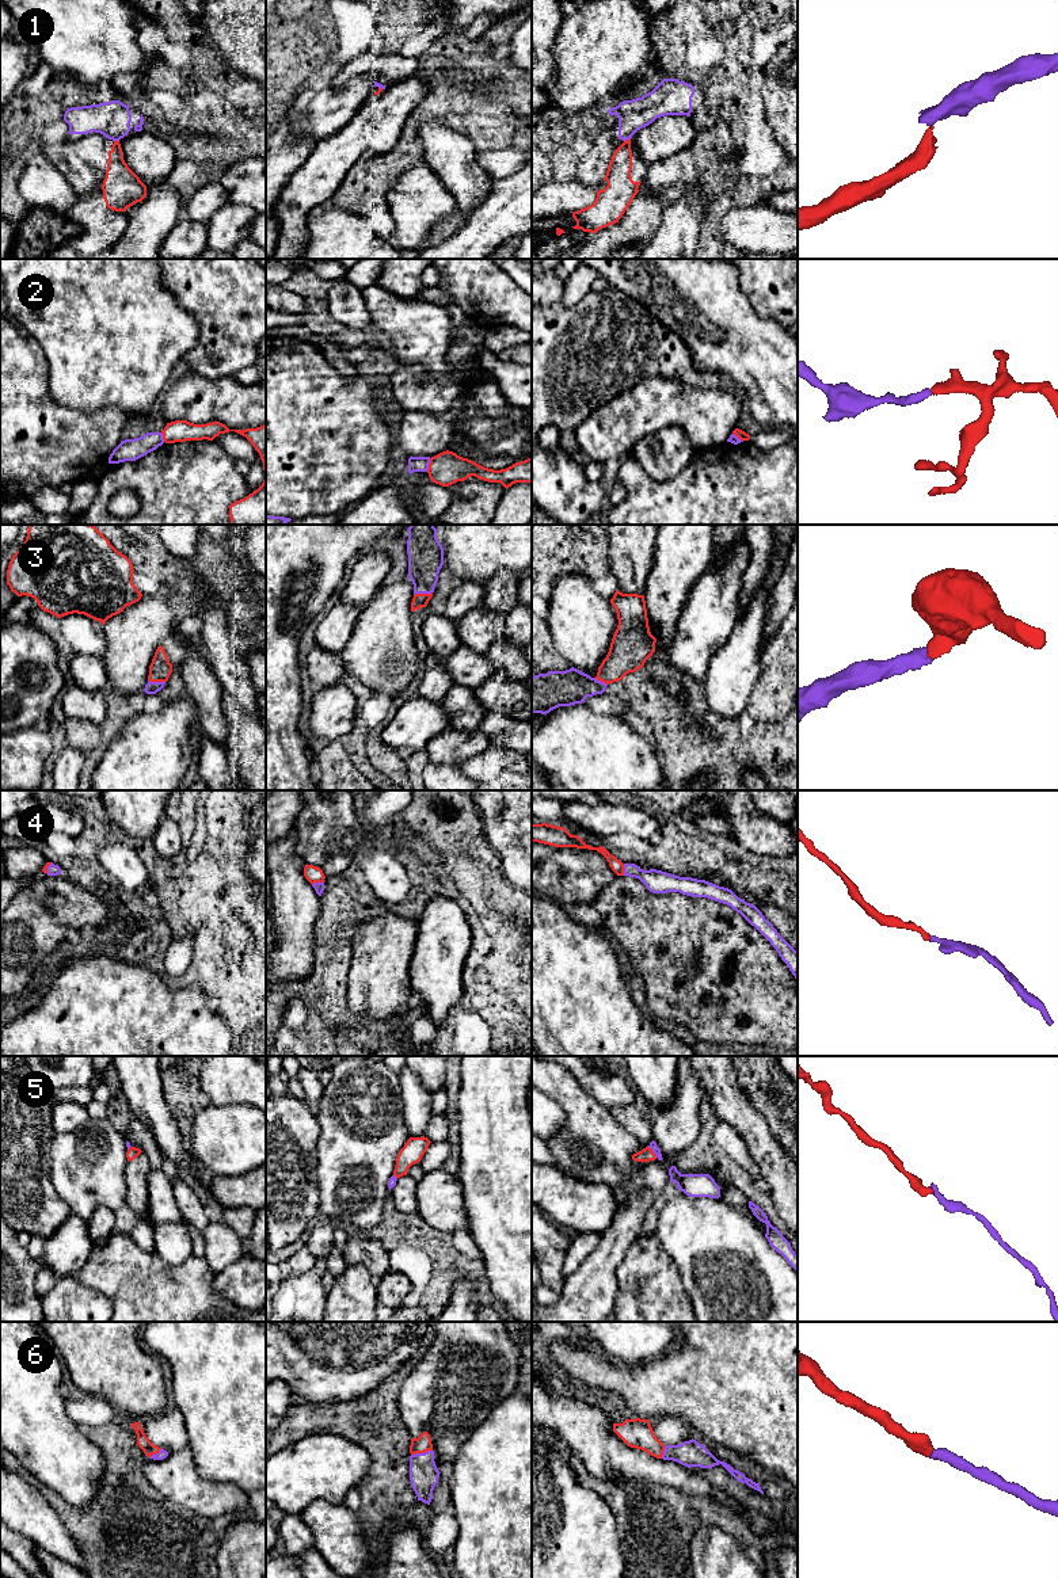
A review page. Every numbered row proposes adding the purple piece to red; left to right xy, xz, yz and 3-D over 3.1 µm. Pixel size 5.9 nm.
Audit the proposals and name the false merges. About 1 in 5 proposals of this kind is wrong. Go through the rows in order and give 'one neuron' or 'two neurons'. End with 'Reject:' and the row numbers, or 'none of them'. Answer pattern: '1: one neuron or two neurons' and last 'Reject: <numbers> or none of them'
1: two neurons
2: one neuron
3: one neuron
4: one neuron
5: one neuron
6: one neuron
Reject: 1

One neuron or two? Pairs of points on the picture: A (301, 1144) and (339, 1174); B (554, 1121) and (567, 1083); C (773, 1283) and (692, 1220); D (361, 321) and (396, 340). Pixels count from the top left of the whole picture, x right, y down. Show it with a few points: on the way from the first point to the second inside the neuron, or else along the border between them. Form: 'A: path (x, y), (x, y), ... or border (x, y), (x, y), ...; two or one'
A: border (319, 1124), (316, 1144), (318, 1186); two
B: border (545, 1093), (564, 1117), (564, 1127), (554, 1138); two
C: path (760, 1260), (754, 1253), (719, 1247), (715, 1243); one
D: border (361, 294), (369, 316), (369, 330); two

